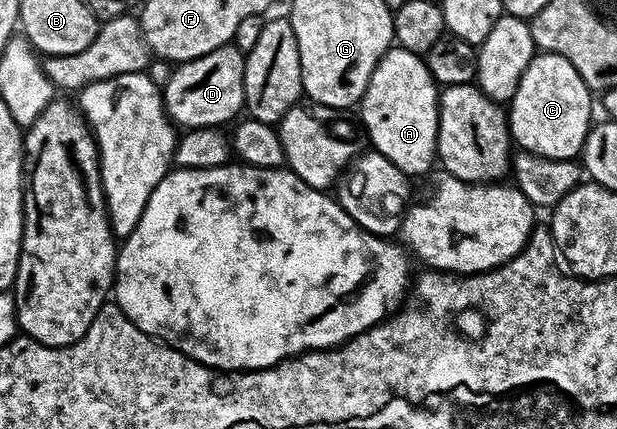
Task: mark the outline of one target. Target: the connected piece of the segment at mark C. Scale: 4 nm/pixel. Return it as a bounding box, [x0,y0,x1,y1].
[508,52,592,160]

